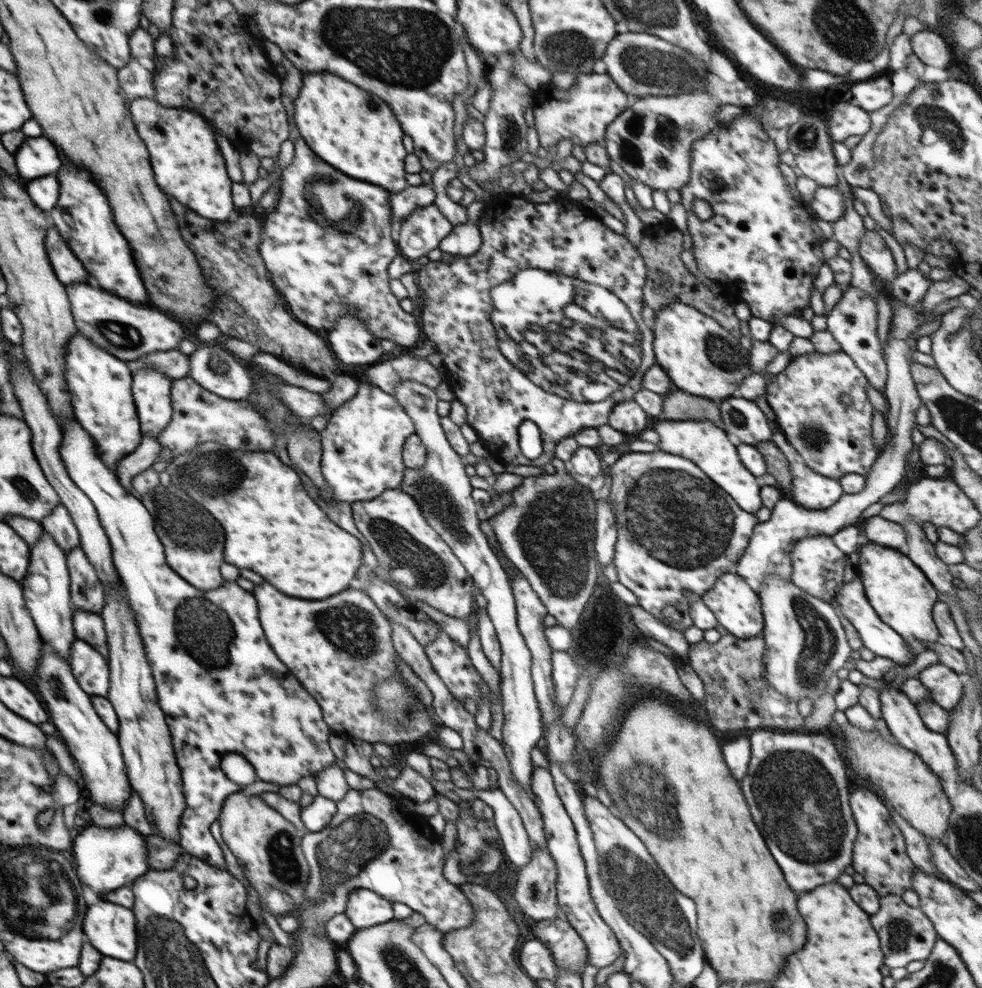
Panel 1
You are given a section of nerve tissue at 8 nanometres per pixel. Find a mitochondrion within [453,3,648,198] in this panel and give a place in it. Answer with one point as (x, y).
(569, 49)

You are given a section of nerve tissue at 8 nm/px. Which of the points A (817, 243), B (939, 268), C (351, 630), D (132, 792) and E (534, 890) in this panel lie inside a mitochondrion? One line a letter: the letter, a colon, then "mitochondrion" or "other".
A: other
B: other
C: mitochondrion
D: other
E: mitochondrion

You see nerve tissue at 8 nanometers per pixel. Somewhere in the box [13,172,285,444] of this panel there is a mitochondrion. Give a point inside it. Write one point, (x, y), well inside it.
(124, 337)

